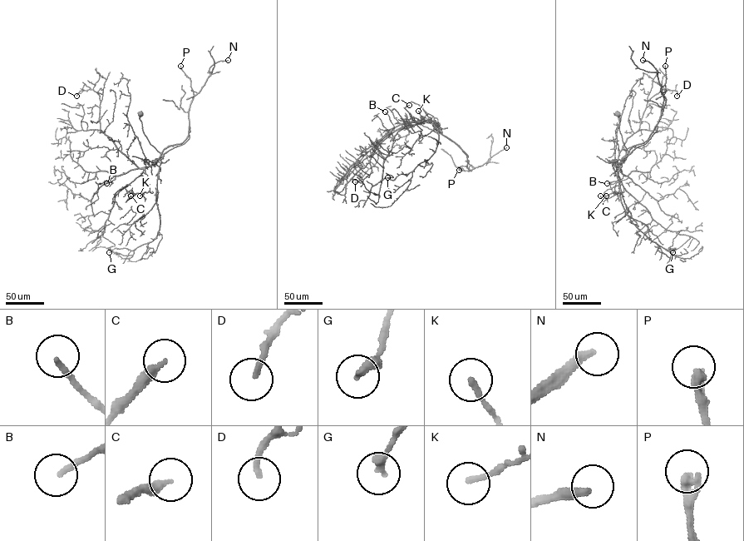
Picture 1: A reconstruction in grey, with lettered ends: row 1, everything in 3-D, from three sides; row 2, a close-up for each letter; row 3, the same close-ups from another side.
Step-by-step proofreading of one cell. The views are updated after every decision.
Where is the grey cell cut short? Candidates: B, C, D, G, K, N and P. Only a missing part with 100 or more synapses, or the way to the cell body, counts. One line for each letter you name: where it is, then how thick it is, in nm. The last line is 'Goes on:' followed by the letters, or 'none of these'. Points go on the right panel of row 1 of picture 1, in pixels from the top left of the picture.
N: place (642, 60); calibre 280 nm
Goes on: N

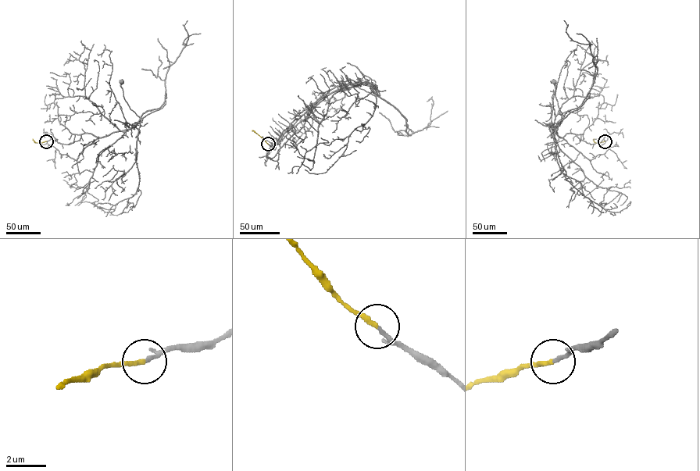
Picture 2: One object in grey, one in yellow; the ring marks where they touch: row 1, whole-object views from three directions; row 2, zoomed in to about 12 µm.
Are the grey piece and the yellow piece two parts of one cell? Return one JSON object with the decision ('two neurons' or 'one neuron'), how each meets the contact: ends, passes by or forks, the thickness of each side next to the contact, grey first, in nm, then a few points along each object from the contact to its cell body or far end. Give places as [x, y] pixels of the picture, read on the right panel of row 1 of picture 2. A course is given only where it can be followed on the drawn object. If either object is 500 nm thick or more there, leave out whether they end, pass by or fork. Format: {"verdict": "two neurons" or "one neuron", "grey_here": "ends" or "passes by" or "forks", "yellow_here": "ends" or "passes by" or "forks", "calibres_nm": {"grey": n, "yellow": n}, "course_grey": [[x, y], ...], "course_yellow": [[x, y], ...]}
{"verdict": "one neuron", "grey_here": "passes by", "yellow_here": "ends", "calibres_nm": {"grey": 130, "yellow": 240}, "course_grey": [[605, 141], [609, 134], [591, 144], [574, 134], [558, 135], [553, 129], [563, 115], [553, 82]], "course_yellow": [[605, 141], [594, 142], [594, 138]]}

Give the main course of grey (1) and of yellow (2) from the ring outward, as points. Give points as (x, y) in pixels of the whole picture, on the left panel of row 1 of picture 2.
1: (46, 141), (51, 134), (69, 144), (84, 133), (101, 137), (133, 127), (140, 117), (124, 99), (121, 82)
2: (46, 141), (35, 142), (32, 138)

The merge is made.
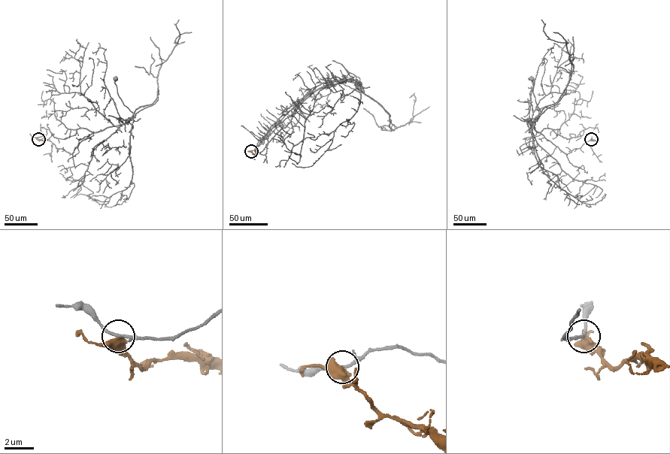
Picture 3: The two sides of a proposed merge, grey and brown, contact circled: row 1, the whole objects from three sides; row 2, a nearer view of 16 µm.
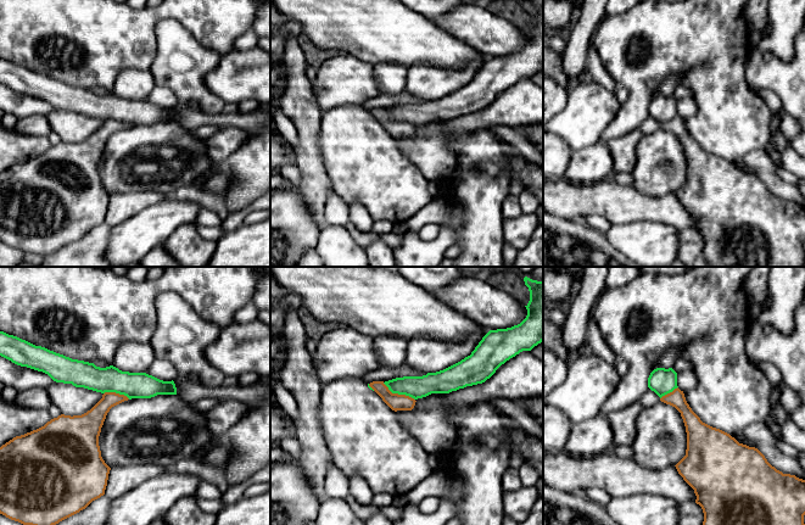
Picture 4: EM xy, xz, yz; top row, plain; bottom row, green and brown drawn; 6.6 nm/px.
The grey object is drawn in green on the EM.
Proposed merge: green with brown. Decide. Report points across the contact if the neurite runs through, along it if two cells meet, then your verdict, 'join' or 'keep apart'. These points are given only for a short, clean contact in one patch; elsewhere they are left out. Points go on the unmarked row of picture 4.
border xz (383, 110), (392, 119), (404, 121), (414, 127); keep apart

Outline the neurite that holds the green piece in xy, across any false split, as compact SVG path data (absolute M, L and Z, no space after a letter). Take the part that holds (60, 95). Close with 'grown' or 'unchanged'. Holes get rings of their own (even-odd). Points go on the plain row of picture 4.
M0 58L0 83L12 90L27 94L47 101L54 108L72 111L76 115L84 115L96 119L116 119L132 125L151 125L157 122L177 122L174 108L163 108L146 100L122 99L110 93L106 95L96 94L94 90L72 86L41 73L35 73L17 63Z | unchanged

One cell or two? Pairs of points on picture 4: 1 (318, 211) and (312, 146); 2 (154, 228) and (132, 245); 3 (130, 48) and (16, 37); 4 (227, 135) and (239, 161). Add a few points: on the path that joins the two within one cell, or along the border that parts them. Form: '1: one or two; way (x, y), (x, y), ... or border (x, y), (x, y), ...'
1: one; way (314, 195), (312, 162)
2: one; way (149, 228), (137, 240)
3: one; way (102, 38), (83, 38), (73, 32), (44, 32)
4: two; border (245, 130), (246, 139), (223, 165)

